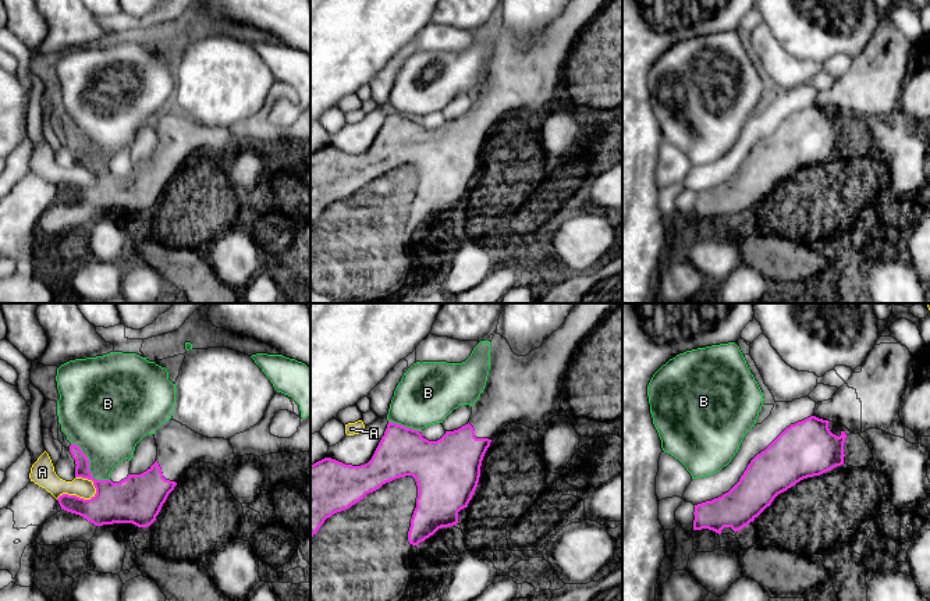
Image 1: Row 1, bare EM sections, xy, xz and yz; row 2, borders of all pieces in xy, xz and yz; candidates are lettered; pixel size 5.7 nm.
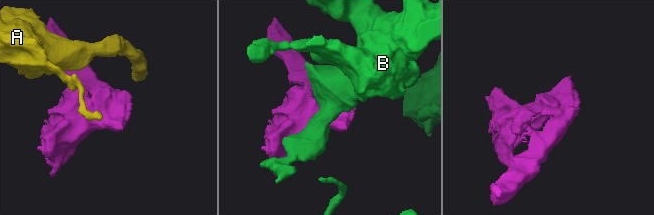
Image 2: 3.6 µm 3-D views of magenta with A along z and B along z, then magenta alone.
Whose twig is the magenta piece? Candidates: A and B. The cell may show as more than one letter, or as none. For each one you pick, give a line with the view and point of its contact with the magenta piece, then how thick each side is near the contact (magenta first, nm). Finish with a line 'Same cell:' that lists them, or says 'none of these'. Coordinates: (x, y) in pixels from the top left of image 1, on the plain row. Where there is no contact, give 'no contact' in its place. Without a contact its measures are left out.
Same cell: none of these

